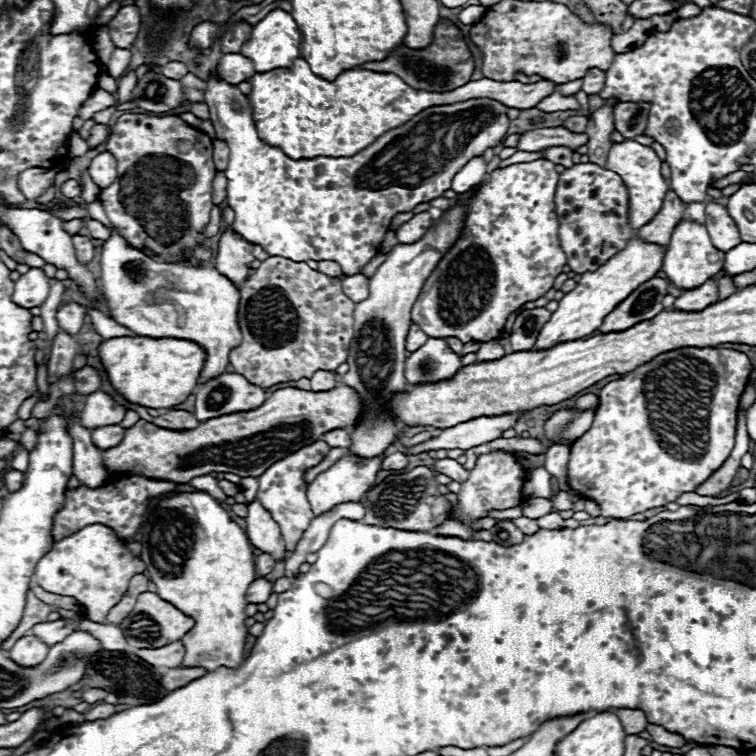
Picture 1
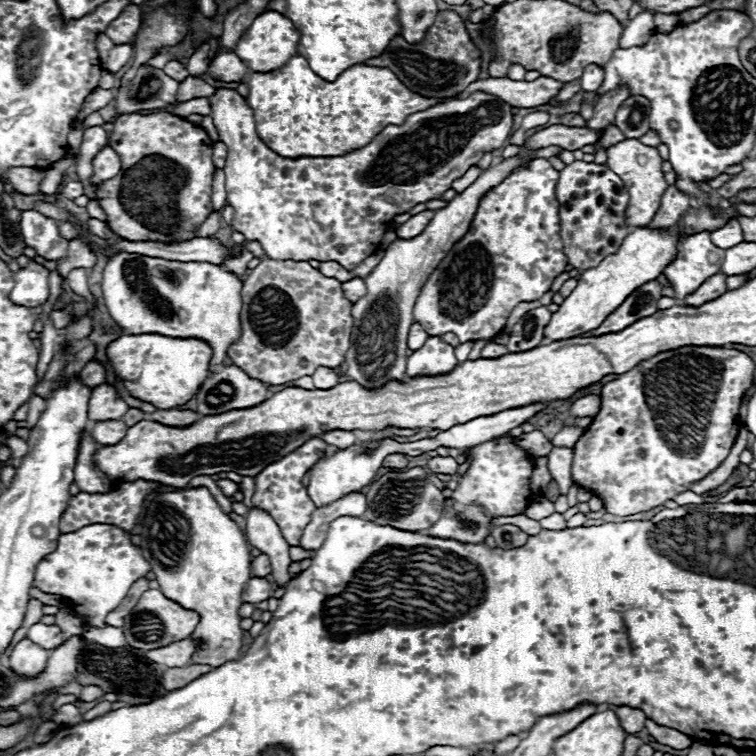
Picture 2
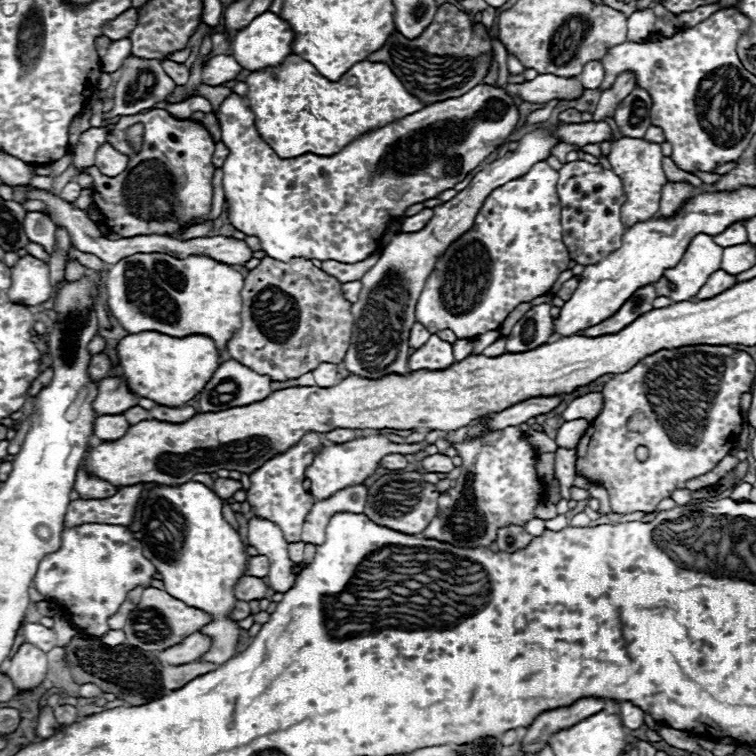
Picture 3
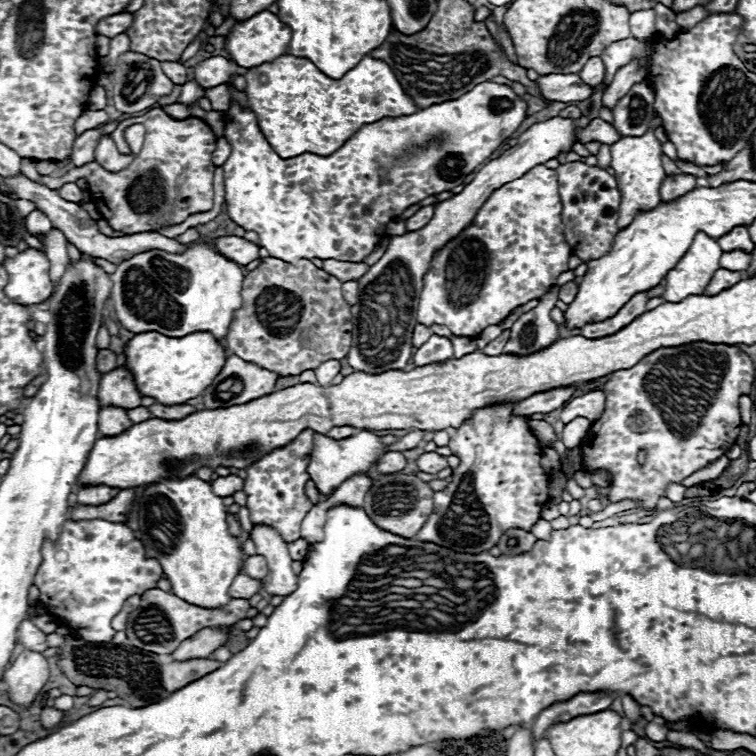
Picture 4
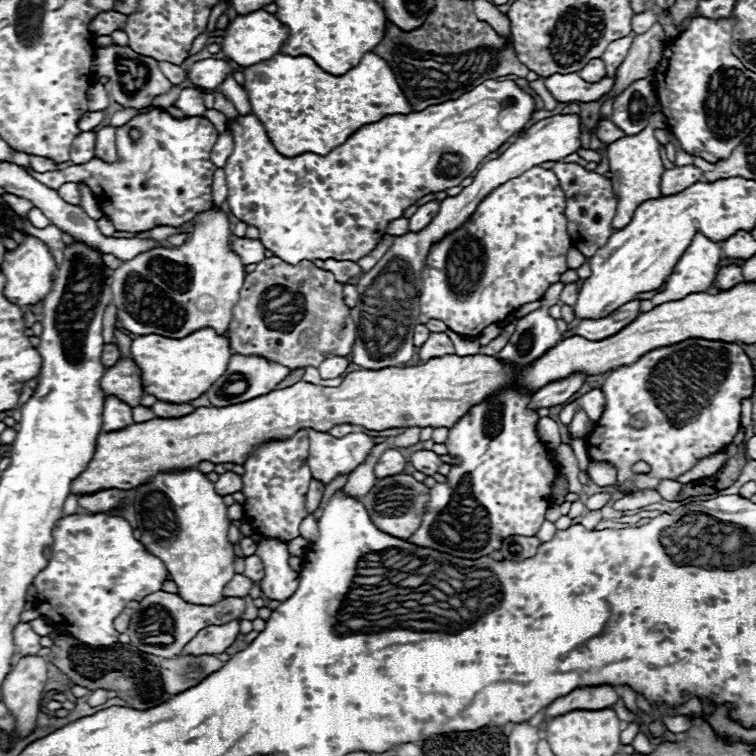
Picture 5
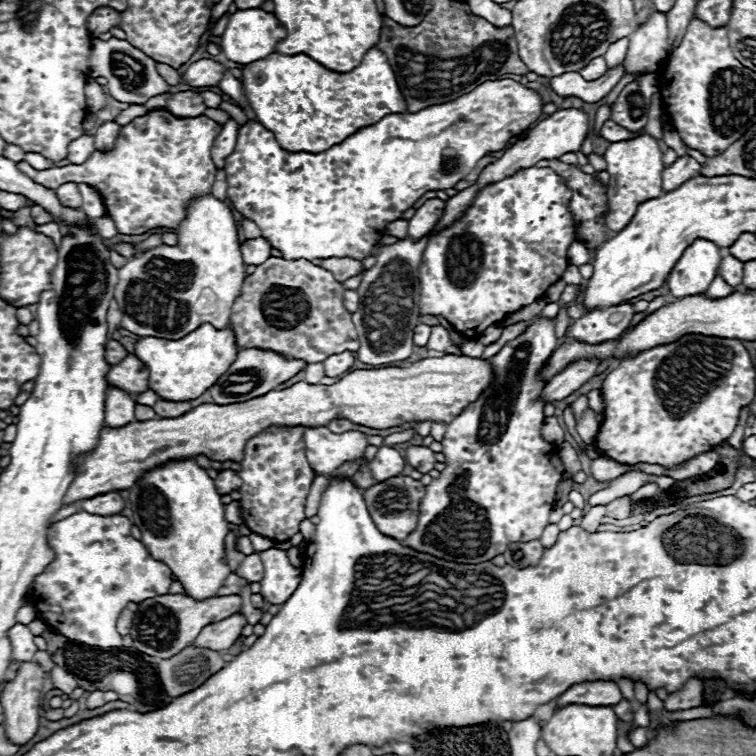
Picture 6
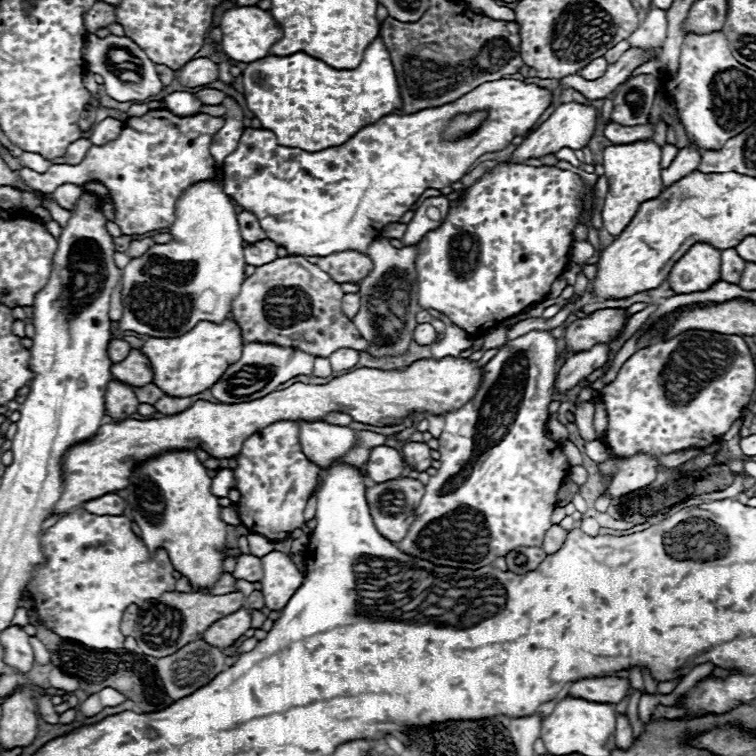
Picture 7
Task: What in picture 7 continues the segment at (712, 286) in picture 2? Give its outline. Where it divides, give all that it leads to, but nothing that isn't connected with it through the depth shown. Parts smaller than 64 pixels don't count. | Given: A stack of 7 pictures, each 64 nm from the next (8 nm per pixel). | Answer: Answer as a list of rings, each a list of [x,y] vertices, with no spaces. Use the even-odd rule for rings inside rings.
[[[728,248],[728,250],[722,250],[722,266],[720,266],[720,278],[724,282],[730,282],[730,284],[738,284],[740,282],[740,276],[742,276],[742,270],[744,270],[746,262],[736,254],[734,248]]]

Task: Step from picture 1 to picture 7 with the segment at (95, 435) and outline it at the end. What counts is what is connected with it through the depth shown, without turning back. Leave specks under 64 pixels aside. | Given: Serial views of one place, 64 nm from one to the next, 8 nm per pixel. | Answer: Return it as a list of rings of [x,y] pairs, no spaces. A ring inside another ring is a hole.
[[[110,380],[106,390],[106,416],[110,416],[112,422],[124,422],[132,418],[132,414],[138,410],[138,404],[140,402],[128,384]]]

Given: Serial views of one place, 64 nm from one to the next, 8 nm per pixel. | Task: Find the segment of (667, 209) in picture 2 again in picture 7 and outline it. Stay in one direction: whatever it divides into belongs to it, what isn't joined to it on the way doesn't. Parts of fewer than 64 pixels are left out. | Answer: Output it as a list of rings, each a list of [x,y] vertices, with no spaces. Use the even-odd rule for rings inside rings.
[[[690,144],[688,148],[682,148],[678,152],[678,156],[674,158],[674,162],[666,170],[662,170],[662,182],[664,182],[664,186],[666,188],[672,186],[680,178],[684,178],[690,172],[698,170],[698,166],[700,166],[700,150],[694,144]]]

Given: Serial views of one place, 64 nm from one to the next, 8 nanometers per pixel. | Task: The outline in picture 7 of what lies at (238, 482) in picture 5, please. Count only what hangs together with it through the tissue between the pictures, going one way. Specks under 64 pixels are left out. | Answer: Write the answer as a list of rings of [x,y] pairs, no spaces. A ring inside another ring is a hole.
[[[218,470],[218,474],[212,478],[212,492],[222,498],[228,496],[230,488],[234,488],[234,472],[232,470]]]

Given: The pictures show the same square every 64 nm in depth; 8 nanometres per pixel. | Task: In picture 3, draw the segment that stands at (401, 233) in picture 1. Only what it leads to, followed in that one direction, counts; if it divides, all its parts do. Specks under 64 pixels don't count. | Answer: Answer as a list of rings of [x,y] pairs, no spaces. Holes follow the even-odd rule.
[[[424,208],[424,210],[418,212],[416,216],[410,216],[410,218],[406,218],[406,220],[402,222],[402,232],[404,232],[404,234],[418,232],[418,230],[422,230],[422,228],[430,222],[430,218],[432,218],[432,208]]]

